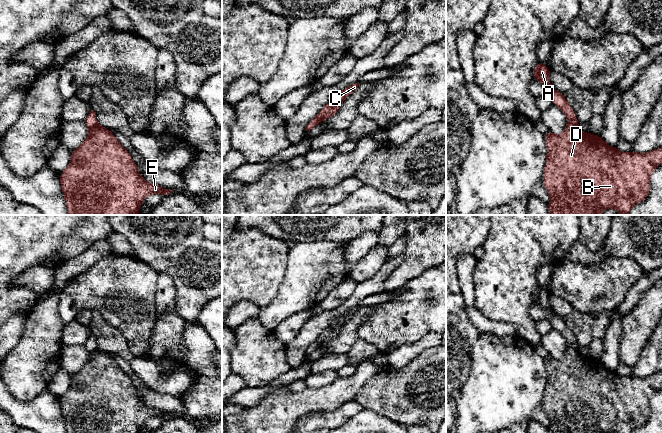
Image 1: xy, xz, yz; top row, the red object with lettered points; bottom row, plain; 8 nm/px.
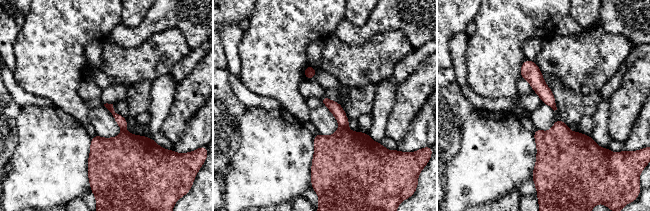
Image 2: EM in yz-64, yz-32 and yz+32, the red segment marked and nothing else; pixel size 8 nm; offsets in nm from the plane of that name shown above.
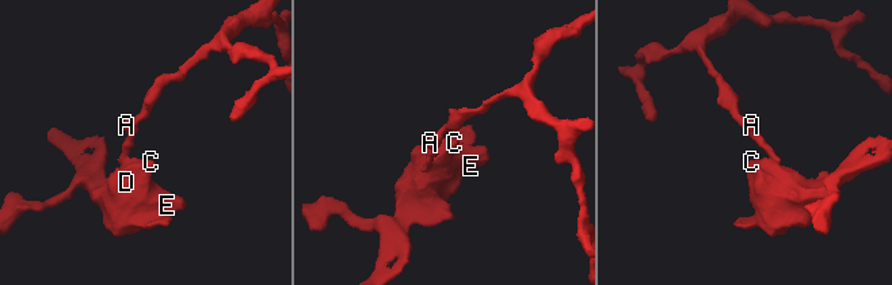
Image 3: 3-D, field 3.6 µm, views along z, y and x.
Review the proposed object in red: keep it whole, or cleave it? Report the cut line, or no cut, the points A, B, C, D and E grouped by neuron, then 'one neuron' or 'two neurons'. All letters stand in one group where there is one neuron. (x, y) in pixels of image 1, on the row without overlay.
cut yz (568, 345), (577, 351); groups A / B C D E; two neurons

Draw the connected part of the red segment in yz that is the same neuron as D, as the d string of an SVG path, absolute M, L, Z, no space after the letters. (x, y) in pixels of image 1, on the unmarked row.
M571 346L567 347L562 358L556 359L549 355L544 361L547 381L542 408L550 420L548 433L631 433L648 420L650 399L662 385L662 371L643 378L634 375L622 377L616 371L608 370L601 360L581 356Z

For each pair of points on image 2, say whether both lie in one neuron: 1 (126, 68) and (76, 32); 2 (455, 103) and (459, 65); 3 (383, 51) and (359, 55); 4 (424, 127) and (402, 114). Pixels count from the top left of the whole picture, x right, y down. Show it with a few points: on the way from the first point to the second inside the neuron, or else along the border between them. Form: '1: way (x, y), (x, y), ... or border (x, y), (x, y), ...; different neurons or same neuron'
1: border (109, 36), (102, 41); different neurons
2: border (452, 66), (455, 78), (460, 85); different neurons
3: way (377, 55), (365, 55); same neuron
4: border (426, 101), (410, 123), (406, 136), (401, 141); different neurons

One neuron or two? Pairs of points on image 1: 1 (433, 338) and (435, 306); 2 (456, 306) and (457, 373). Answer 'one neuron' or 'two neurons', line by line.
1: two neurons
2: one neuron

